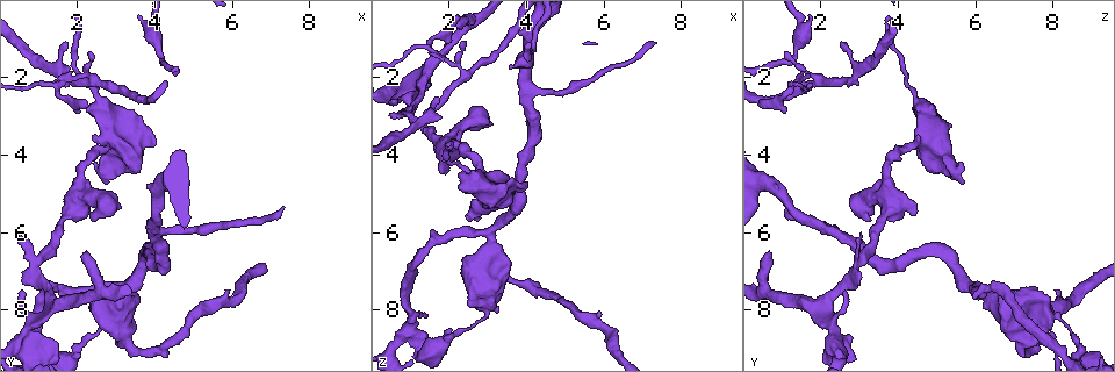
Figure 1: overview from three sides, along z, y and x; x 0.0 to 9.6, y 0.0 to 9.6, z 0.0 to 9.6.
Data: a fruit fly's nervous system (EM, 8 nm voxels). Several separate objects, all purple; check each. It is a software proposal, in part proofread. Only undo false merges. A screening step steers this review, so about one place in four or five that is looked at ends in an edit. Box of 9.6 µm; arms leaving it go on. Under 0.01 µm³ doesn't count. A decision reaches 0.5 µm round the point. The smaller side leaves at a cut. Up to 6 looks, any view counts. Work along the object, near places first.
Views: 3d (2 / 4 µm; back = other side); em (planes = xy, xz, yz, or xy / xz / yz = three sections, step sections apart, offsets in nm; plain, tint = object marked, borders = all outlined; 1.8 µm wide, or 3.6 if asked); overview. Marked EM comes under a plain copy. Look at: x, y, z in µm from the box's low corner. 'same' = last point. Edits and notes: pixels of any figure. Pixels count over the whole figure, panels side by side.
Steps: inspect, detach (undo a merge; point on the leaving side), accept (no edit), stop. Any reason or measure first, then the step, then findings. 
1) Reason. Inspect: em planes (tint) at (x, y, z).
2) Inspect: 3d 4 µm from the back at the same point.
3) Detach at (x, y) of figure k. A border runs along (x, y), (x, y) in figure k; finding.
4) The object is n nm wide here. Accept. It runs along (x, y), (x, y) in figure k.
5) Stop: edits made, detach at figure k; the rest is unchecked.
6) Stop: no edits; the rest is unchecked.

Thick turns thin. Inspect: 3d 2 µm at (2.95, 8.20, 8.15).

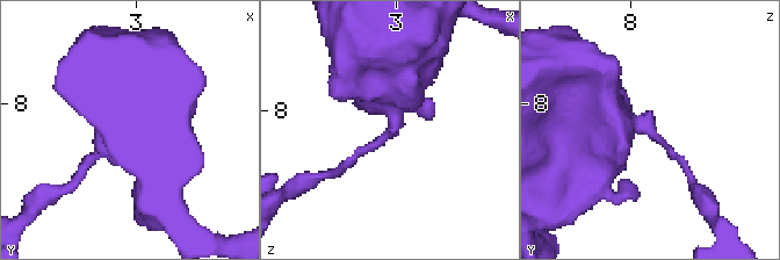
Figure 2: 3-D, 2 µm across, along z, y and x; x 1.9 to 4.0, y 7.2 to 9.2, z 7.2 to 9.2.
Inspect: em planes (tint) at (3.02, 8.18, 8.12).

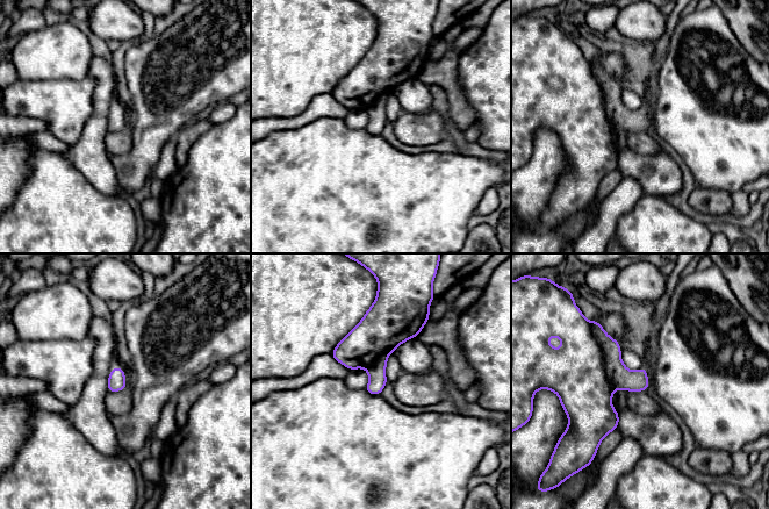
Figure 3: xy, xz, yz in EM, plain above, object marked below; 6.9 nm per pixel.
Detach at (620, 377) of figure 3. The part that leaves runs along (597, 330), (613, 364), (644, 387) in figure 3; two neurons meet here.

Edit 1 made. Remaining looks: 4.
Four or more arms meet. Inspect: 3d 2 µm from the back at (0.85, 8.65, 2.50).

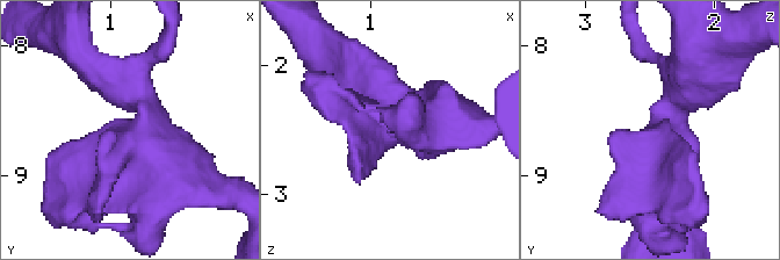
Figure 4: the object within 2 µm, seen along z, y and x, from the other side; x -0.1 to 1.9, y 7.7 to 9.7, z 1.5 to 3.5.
Inspect: em planes (tint) at (0.80, 8.72, 2.46).

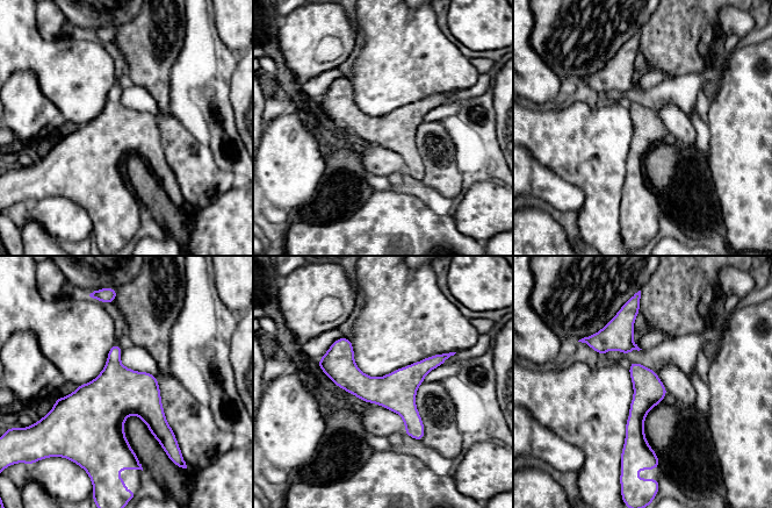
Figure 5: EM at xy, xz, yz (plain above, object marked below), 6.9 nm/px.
Accept. It runs along (445, 356), (401, 385), (322, 364) in figure 5; all the same neuron.

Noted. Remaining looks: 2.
Branch point. Inspect: em 3.6 µm yz step 8 (tint) at (2.50, 2.15, 2.00).

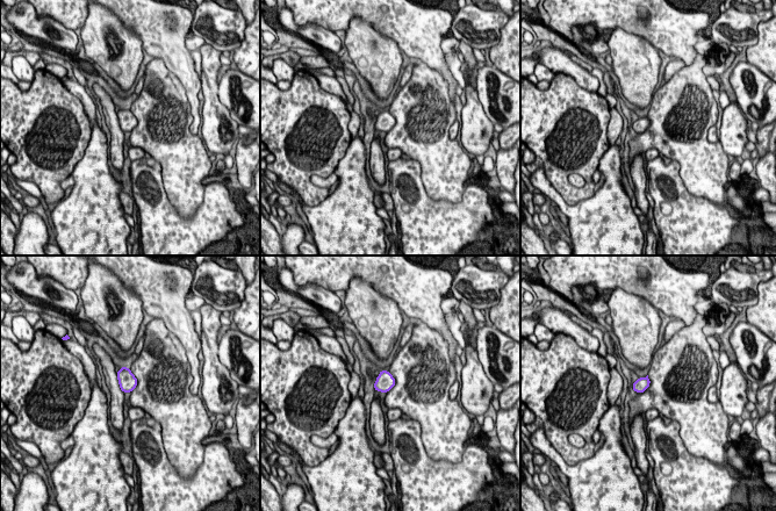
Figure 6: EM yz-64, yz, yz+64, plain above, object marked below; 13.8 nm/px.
Inspect: em 3.6 µm xy step 4 (tint) at the same point.

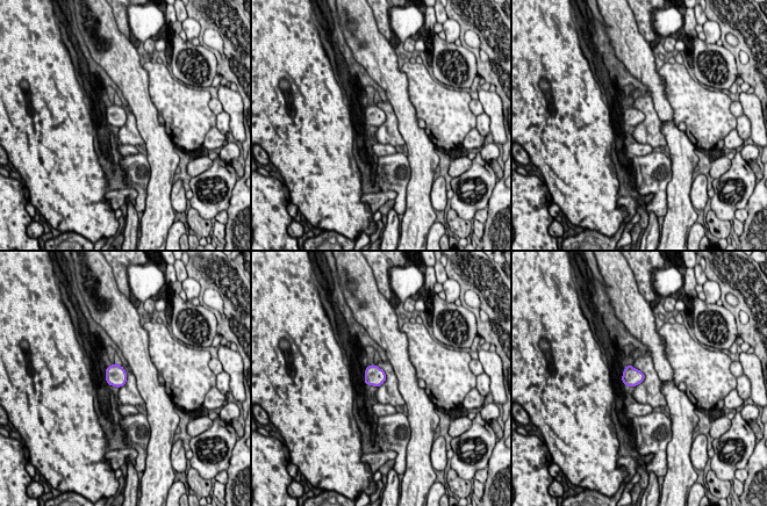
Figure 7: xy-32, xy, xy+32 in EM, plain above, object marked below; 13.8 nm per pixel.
The object is 260 nm wide here. Accept. All the same neuron.

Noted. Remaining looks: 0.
Stop: edits made, detach at figure 3; the rest is unchecked.

